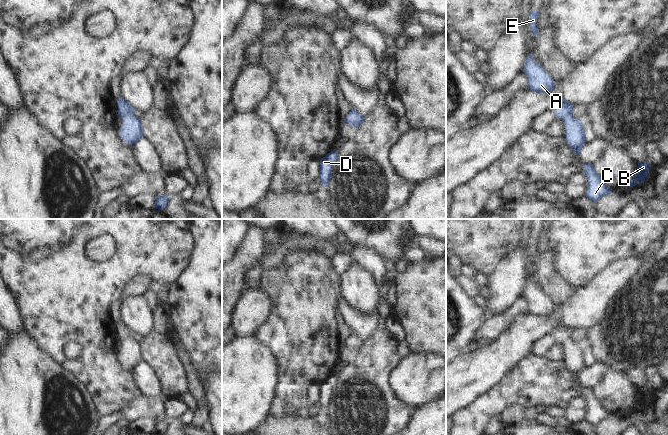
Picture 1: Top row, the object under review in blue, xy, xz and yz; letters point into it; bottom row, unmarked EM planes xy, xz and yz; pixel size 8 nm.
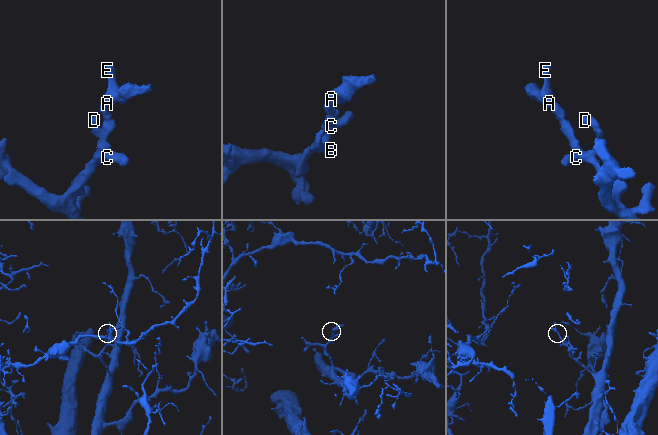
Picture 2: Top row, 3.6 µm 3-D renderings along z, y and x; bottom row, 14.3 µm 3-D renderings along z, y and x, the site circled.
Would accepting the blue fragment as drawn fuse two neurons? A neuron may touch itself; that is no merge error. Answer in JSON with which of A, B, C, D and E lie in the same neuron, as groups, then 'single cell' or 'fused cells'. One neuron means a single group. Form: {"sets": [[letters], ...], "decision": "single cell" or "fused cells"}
{"sets": [["A", "B", "C", "D", "E"]], "decision": "single cell"}

